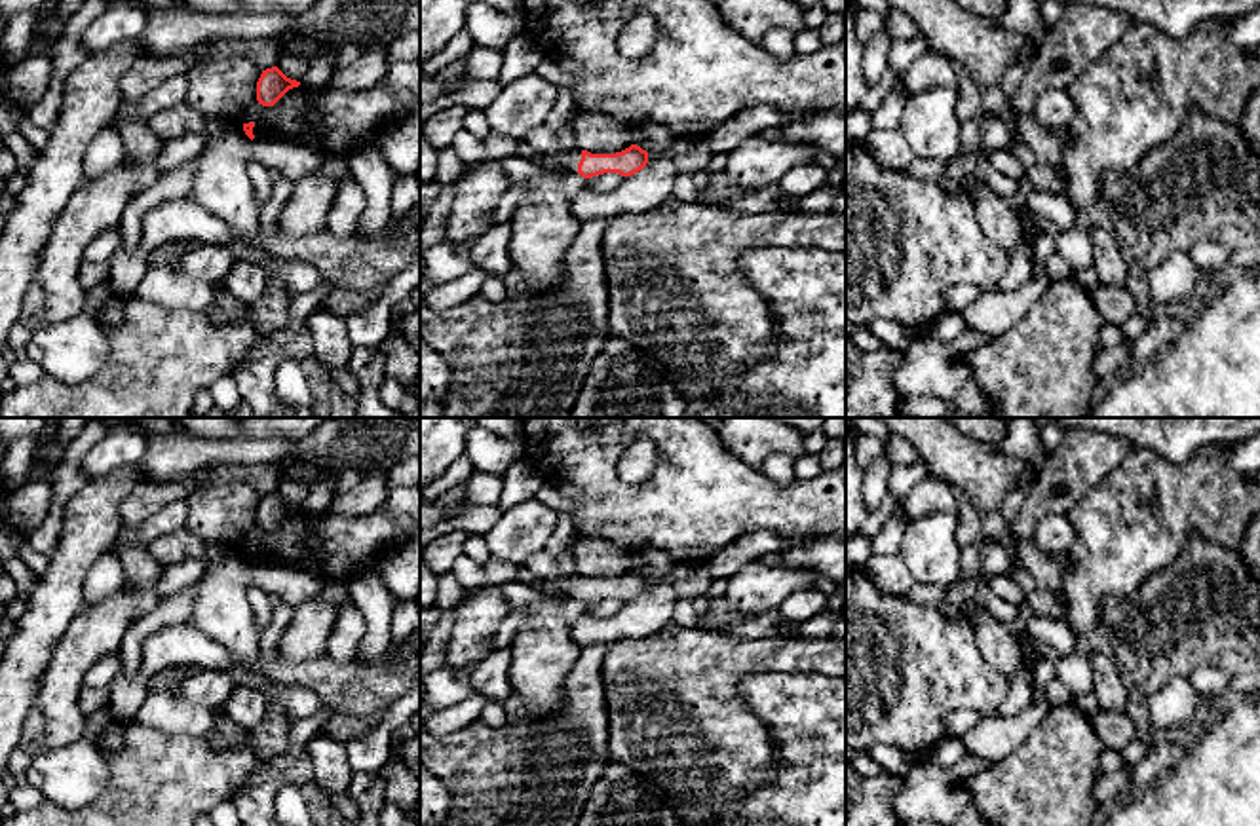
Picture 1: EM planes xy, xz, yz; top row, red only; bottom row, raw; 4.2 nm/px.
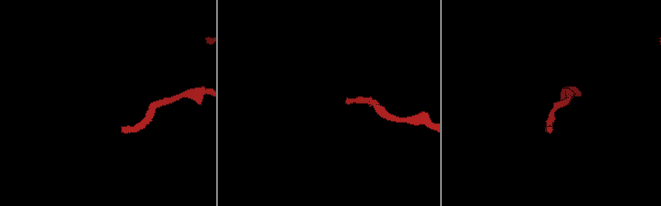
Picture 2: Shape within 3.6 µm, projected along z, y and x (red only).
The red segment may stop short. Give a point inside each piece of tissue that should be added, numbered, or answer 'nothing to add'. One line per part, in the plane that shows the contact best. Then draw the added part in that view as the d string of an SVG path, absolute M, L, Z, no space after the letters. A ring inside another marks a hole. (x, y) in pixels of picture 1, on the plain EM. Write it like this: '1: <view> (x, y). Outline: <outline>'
1: xz (546, 566). Outline: M540 551L528 556L523 566L534 572L538 577L555 585L557 589L564 591L570 598L578 598L582 575L580 573L564 575L559 570L559 558L551 556L547 551Z

